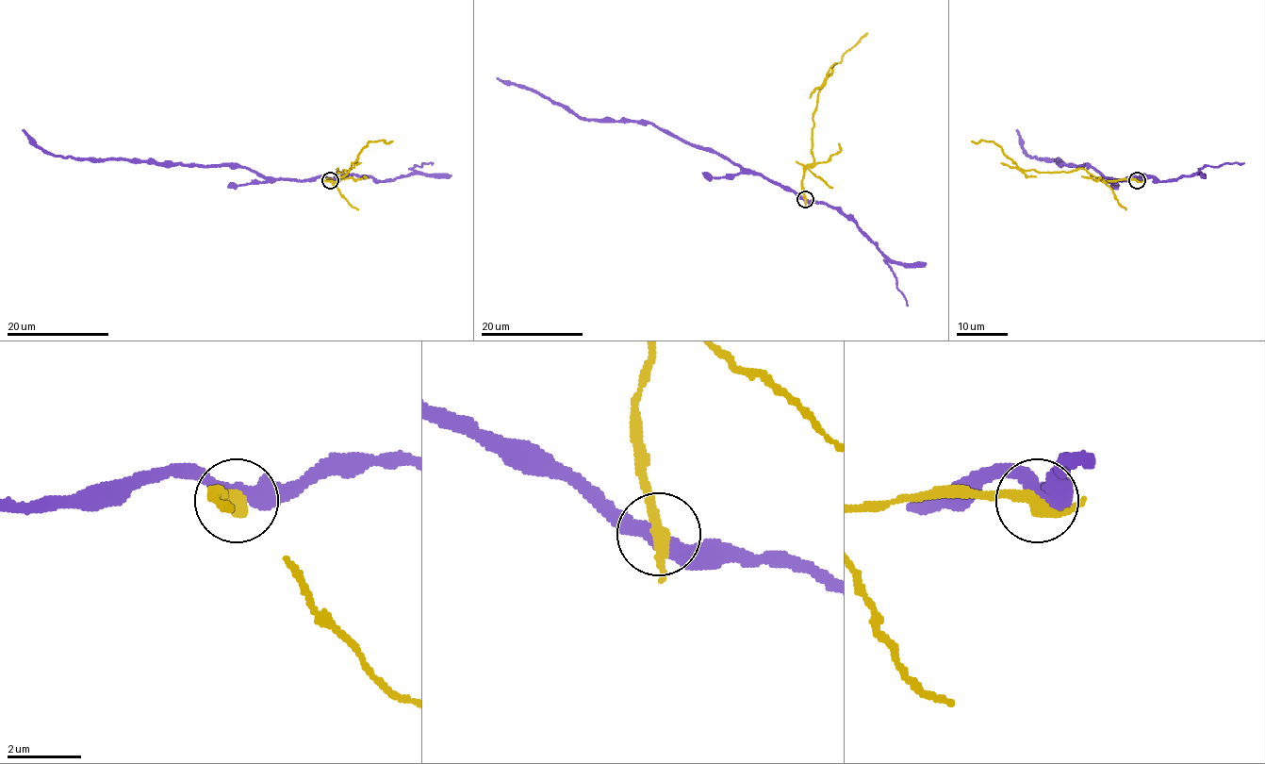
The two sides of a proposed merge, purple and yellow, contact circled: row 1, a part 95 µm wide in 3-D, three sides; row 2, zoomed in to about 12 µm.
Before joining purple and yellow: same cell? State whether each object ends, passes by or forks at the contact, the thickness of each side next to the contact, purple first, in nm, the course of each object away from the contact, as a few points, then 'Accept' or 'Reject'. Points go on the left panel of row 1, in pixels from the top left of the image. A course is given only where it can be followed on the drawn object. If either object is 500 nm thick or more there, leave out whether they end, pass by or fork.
At the ring purple passes by. At the ring yellow passes by. Thickness 400 nm (purple) against 320 nm. Course of purple: (331, 179), (321, 176), (307, 180), (266, 179), (246, 167), (76, 159), (44, 152), (24, 129). Course of yellow: (331, 180), (337, 181), (337, 169), (339, 173), (349, 170), (369, 141), (389, 143), (392, 141). Reject

